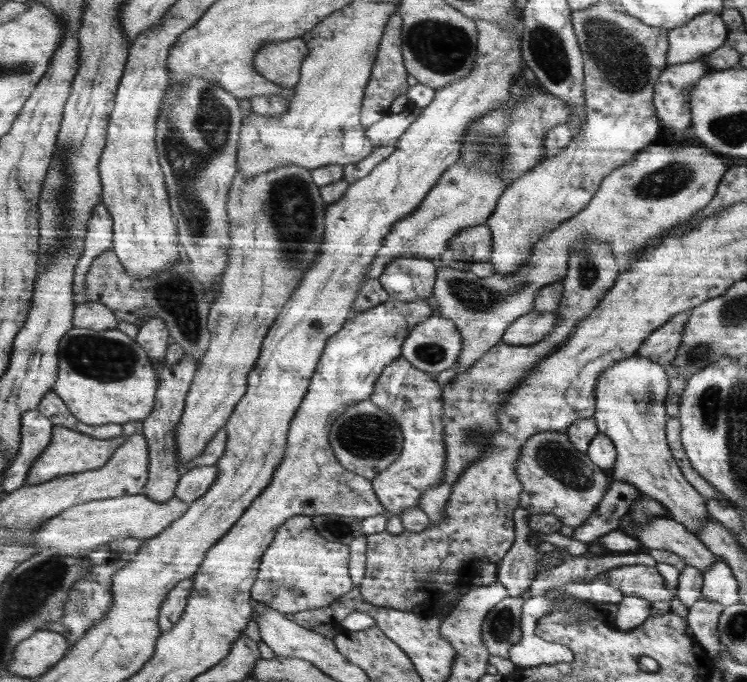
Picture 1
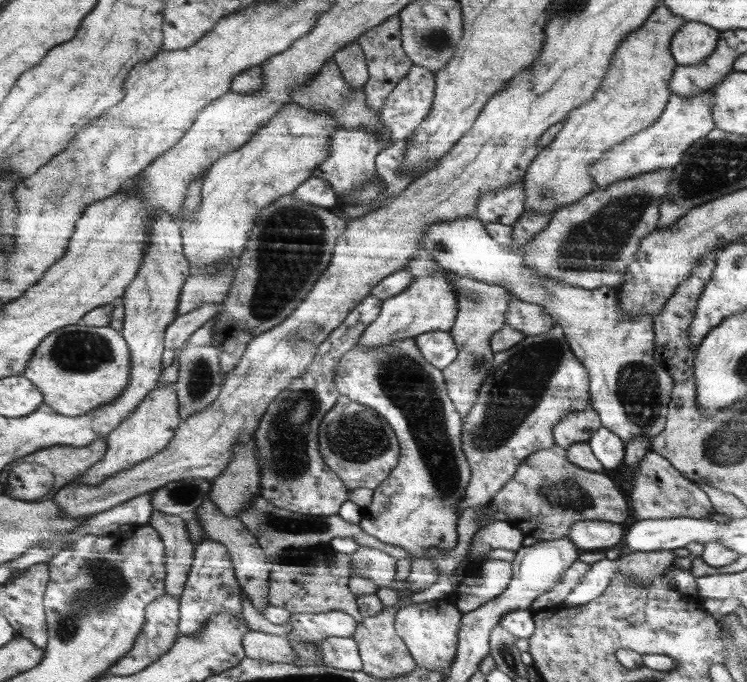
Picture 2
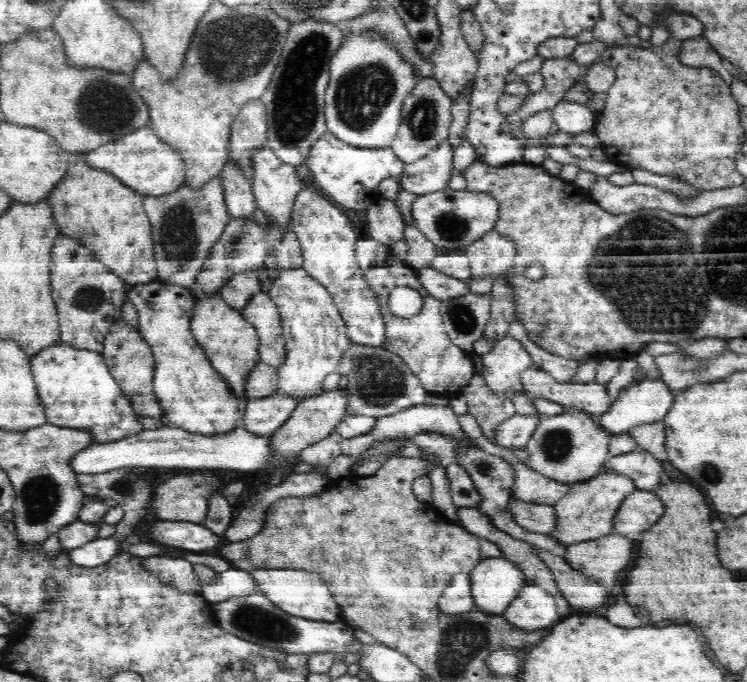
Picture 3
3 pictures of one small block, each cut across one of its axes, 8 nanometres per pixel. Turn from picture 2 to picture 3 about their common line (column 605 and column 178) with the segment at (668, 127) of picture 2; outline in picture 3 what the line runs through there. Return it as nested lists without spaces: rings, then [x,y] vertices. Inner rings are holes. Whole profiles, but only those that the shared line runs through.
[[[151,124],[134,130],[134,133],[118,141],[108,142],[96,150],[88,151],[85,164],[89,168],[106,170],[106,173],[114,176],[122,185],[138,194],[150,197],[164,197],[166,194],[178,191],[180,186],[183,186],[186,176],[186,167],[181,154],[159,140]]]

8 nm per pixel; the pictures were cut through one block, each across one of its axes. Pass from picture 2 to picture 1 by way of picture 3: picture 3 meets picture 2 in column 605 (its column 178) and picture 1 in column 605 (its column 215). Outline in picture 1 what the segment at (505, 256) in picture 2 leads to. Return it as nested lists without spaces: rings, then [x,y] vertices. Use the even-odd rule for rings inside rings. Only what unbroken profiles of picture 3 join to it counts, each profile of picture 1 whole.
[[[636,352],[602,372],[596,390],[597,412],[592,417],[598,430],[612,440],[617,450],[611,476],[632,483],[642,494],[657,499],[670,512],[671,519],[699,536],[709,521],[708,499],[685,478],[670,450],[665,434],[669,422],[665,407],[669,382],[668,372],[661,363],[640,357]]]

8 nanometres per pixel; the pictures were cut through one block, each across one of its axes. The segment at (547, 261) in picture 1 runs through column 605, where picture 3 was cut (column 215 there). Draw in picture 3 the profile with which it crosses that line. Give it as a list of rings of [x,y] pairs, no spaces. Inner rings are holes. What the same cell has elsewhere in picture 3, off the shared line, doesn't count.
[[[222,173],[202,190],[194,191],[184,182],[178,191],[164,197],[144,196],[143,209],[152,225],[158,280],[189,288],[202,270],[211,247],[218,242],[229,221]]]

